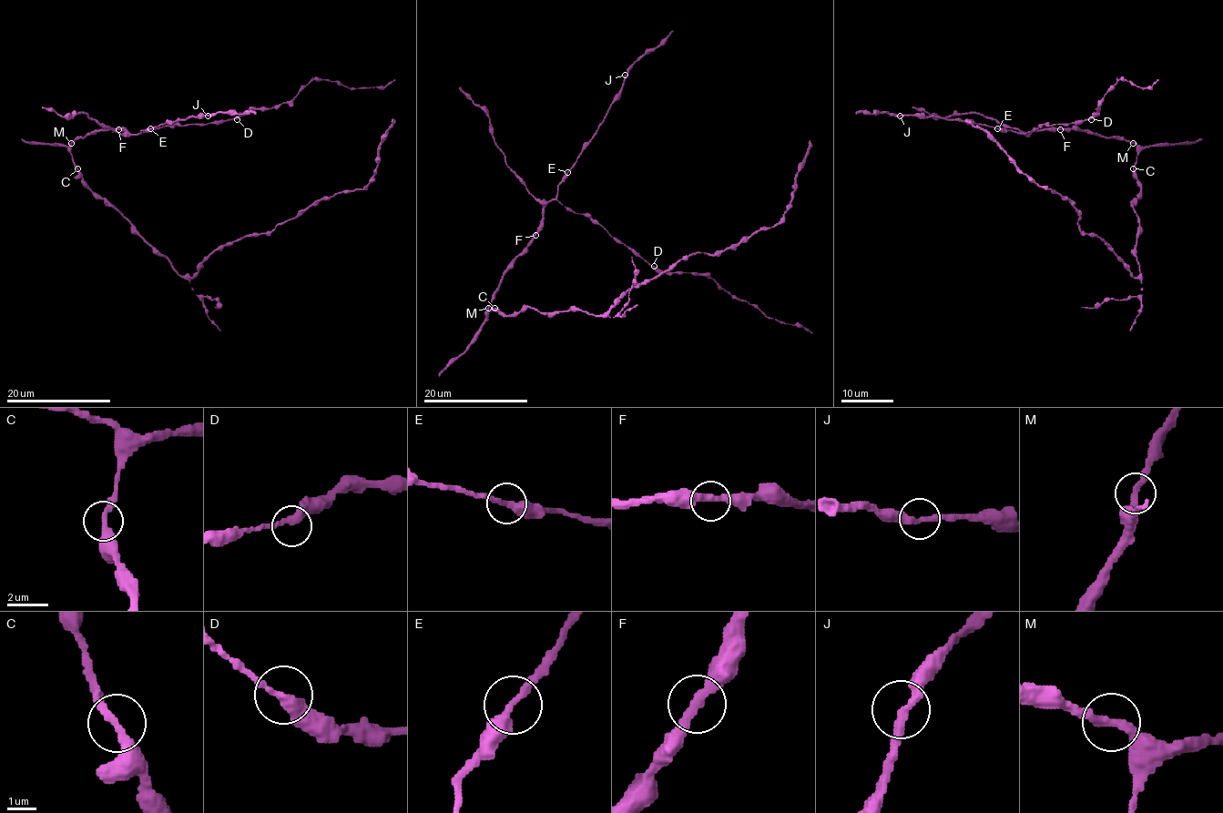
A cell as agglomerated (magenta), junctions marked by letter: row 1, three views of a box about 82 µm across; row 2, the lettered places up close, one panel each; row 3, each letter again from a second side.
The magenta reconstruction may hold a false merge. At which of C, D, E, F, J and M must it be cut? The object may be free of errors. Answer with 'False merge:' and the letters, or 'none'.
False merge: none

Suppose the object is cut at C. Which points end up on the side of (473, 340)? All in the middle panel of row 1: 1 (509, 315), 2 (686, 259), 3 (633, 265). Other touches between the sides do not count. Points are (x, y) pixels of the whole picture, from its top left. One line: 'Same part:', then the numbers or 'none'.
Same part: none

